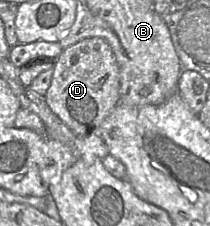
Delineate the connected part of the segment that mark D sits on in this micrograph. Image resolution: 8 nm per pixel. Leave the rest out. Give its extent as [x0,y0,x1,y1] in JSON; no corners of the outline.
[46,37,120,136]

